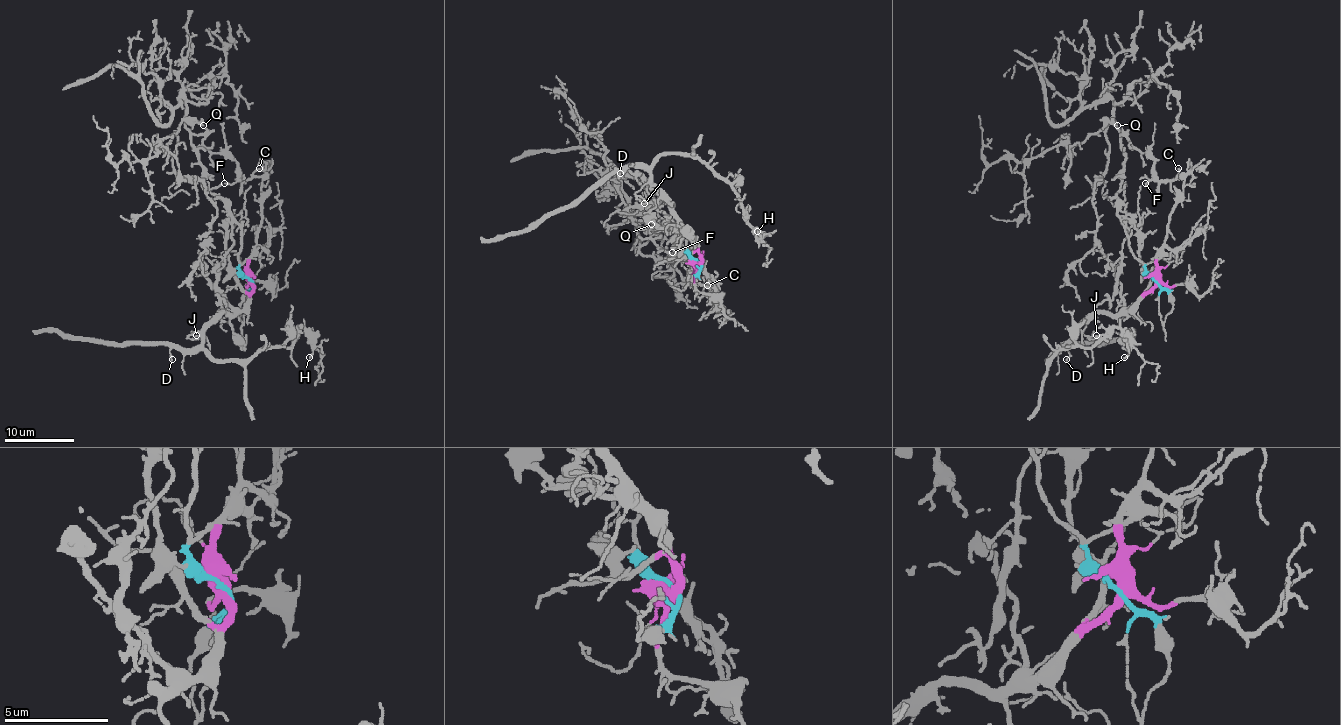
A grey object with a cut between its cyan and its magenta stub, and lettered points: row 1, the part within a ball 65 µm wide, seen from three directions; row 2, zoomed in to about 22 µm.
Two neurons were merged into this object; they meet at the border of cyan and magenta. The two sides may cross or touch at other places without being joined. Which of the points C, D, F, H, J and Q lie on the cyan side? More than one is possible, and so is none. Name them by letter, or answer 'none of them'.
C, F, Q

